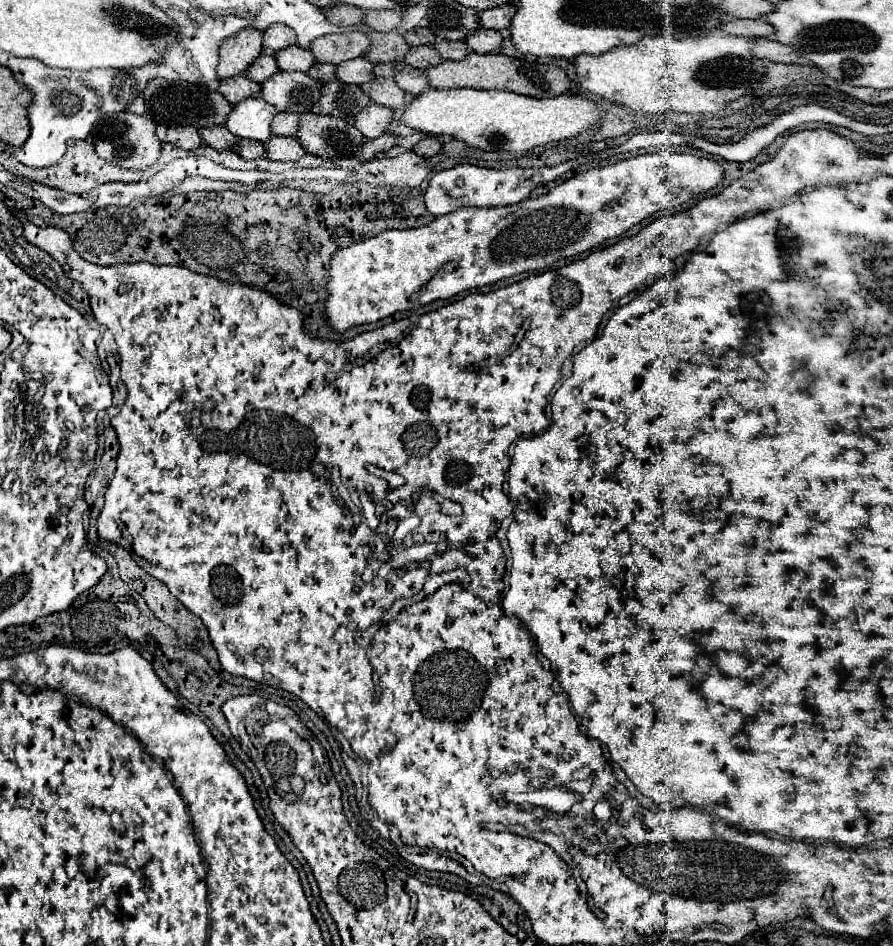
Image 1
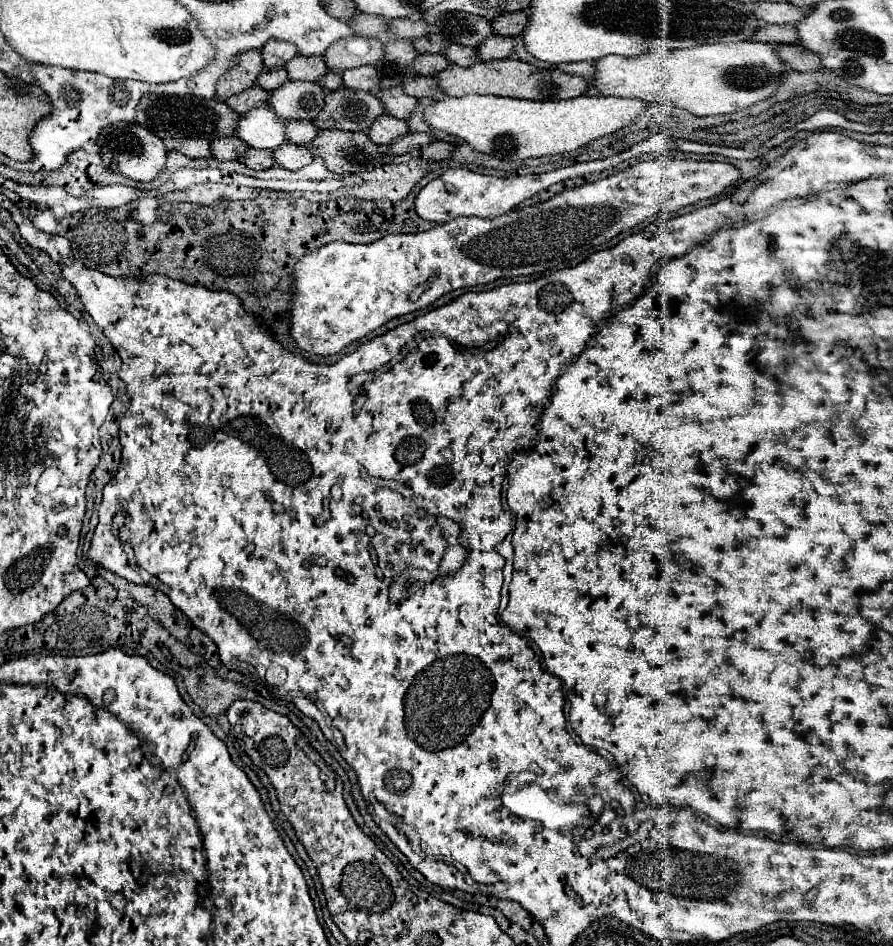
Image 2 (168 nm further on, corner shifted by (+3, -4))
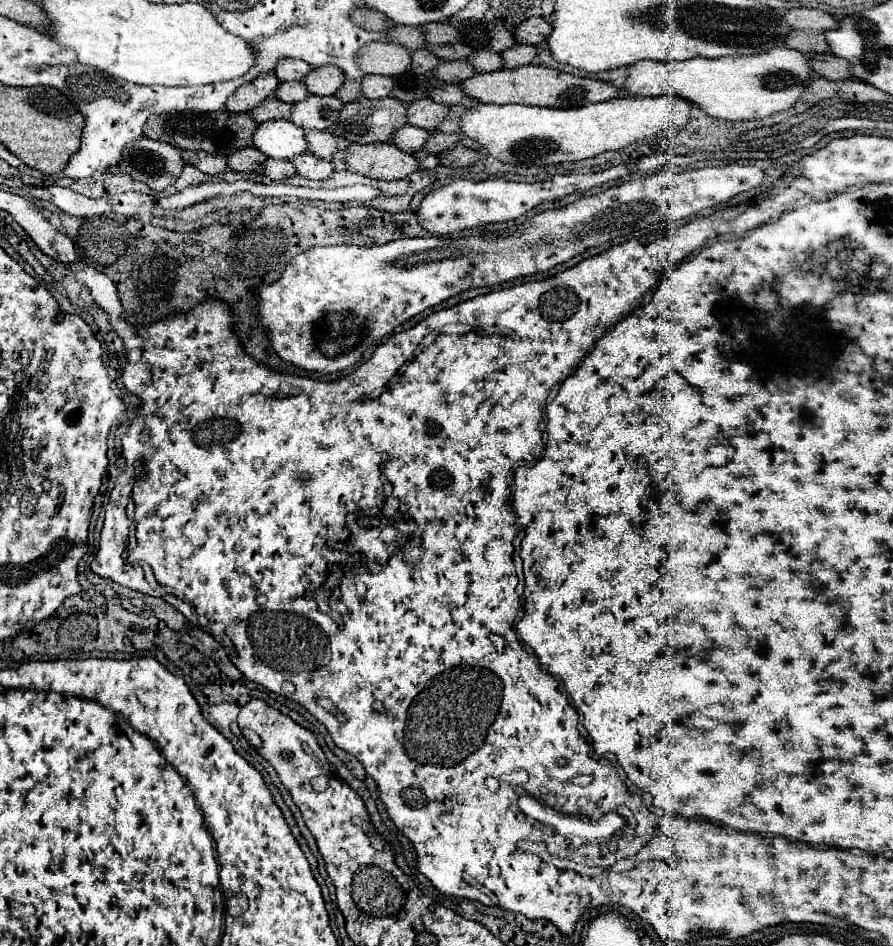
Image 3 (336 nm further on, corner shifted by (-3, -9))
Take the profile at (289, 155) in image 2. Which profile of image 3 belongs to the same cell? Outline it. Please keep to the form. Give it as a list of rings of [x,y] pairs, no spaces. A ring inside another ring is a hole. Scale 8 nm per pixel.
[[[304,152],[302,156],[296,156],[292,160],[292,164],[296,166],[300,176],[310,178],[310,180],[326,180],[326,178],[330,178],[334,174],[334,168],[332,168],[330,162],[320,160],[310,152]]]

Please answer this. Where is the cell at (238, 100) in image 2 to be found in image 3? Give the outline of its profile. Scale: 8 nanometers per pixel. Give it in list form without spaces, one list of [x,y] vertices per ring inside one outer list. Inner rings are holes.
[[[274,96],[274,100],[266,100],[266,104],[262,104],[262,108],[256,108],[254,112],[250,112],[254,116],[254,120],[258,124],[266,122],[266,120],[280,120],[280,118],[290,118],[290,110],[292,104],[282,102]]]

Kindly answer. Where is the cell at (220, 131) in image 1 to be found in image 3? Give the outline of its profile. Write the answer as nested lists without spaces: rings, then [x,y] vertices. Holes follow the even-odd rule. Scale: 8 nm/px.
[[[254,146],[250,148],[242,148],[238,152],[234,152],[232,156],[228,156],[228,166],[236,172],[252,172],[252,174],[262,174],[262,164],[268,158]]]

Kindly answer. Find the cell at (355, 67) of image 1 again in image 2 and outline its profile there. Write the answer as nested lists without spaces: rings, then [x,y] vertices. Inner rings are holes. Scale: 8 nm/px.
[[[356,67],[346,69],[342,73],[344,85],[348,89],[362,89],[362,91],[378,91],[378,73],[374,67]]]

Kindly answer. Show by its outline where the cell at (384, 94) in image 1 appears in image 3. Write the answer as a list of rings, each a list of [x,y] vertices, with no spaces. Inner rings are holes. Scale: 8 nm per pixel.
[[[430,98],[414,100],[408,104],[408,124],[424,128],[424,130],[436,130],[436,126],[446,120],[448,112],[450,112],[450,106],[442,106],[442,120],[440,120],[438,102],[434,102]]]

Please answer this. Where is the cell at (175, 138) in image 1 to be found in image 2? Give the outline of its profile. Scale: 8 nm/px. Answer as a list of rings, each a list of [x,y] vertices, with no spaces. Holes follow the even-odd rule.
[[[186,137],[176,143],[176,151],[180,151],[186,157],[210,157],[210,143],[200,137]]]

